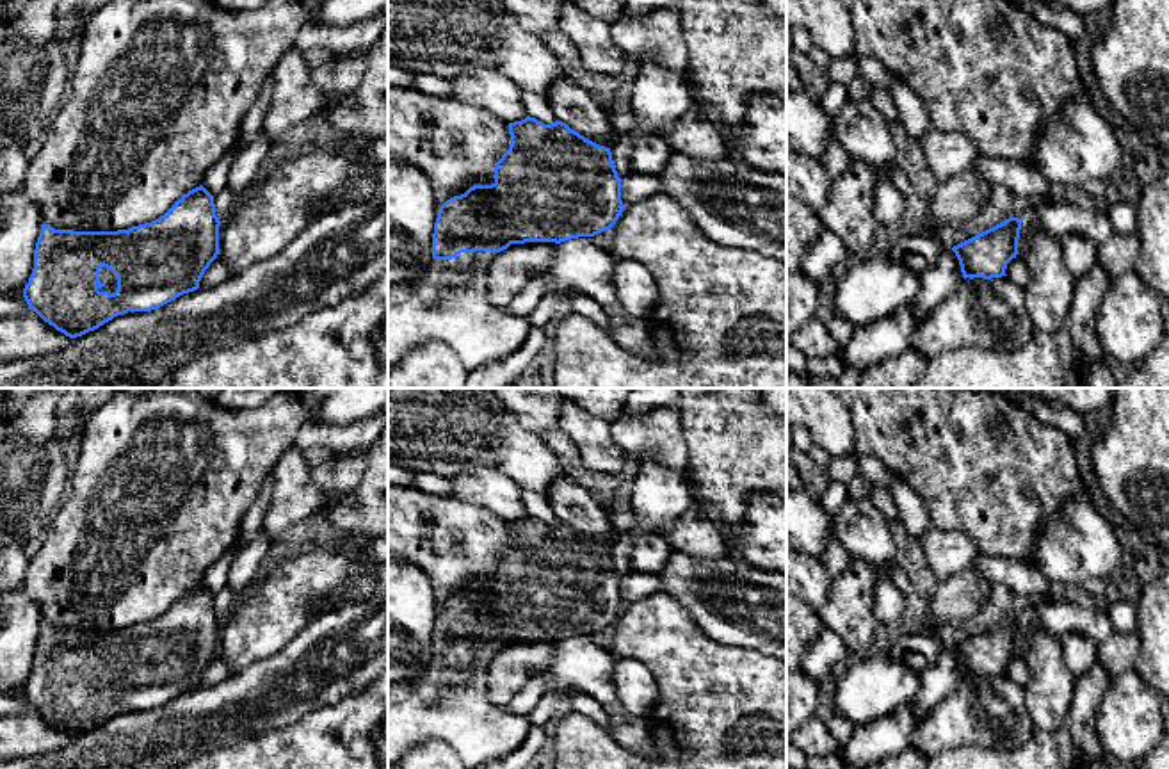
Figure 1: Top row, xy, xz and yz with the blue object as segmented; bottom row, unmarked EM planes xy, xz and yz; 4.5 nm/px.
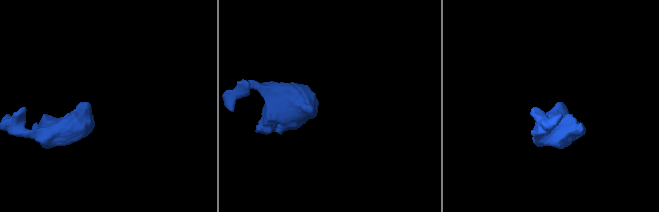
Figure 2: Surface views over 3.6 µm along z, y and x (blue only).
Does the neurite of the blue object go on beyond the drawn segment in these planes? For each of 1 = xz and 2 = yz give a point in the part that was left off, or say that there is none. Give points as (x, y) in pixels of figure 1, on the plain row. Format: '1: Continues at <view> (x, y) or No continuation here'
1: Continues at xz (449, 700)
2: No continuation here

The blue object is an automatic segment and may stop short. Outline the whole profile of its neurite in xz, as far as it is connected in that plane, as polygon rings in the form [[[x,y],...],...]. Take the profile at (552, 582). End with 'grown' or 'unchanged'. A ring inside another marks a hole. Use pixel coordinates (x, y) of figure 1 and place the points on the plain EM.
[[[530,514],[509,522],[509,532],[511,545],[496,561],[495,580],[473,584],[439,605],[432,632],[432,659],[416,680],[388,684],[388,767],[429,739],[448,744],[468,769],[514,753],[525,742],[532,724],[528,716],[511,714],[489,700],[488,669],[493,655],[511,643],[560,643],[578,635],[594,635],[610,628],[619,618],[625,607],[621,600],[623,579],[617,575],[610,546],[585,538],[562,520],[544,523]]]; grown

